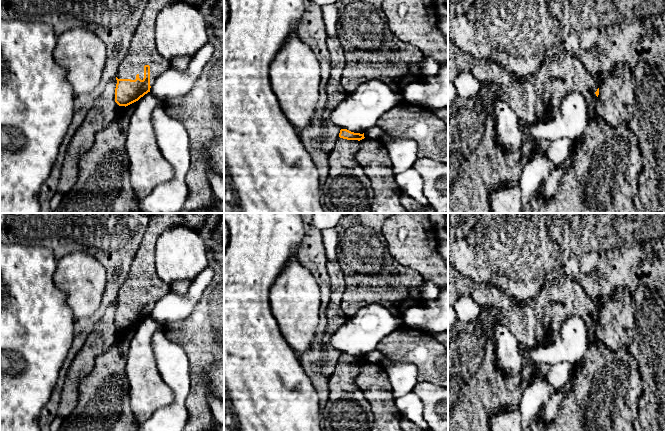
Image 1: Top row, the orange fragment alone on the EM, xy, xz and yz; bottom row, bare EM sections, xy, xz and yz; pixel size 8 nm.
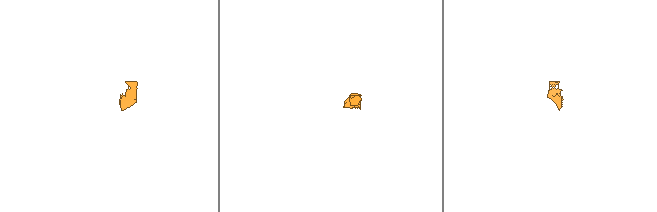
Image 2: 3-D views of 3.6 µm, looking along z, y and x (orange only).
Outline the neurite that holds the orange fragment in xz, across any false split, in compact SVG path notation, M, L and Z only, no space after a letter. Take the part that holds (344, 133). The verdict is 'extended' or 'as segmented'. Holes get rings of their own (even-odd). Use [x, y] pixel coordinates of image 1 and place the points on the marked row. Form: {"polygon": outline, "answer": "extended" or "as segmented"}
{"polygon": "M341 129L335 147L329 153L329 174L322 192L326 205L333 213L371 213L374 198L371 182L355 159L360 141L364 138L364 133Z", "answer": "extended"}

